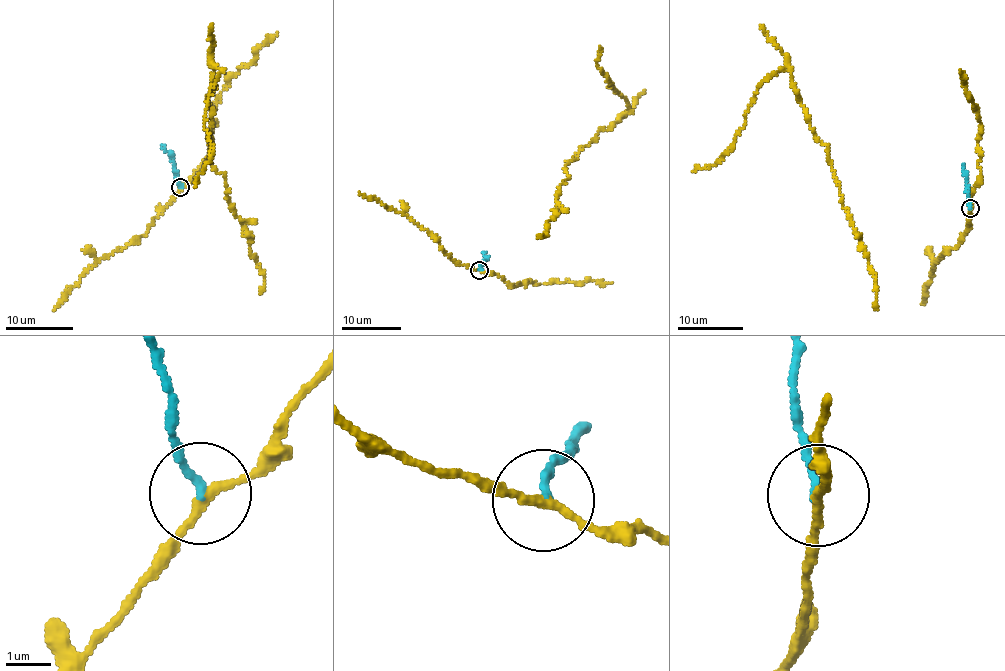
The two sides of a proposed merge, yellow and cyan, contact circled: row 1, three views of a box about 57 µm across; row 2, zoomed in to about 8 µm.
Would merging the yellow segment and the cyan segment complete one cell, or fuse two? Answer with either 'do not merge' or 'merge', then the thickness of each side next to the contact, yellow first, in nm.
do not merge; calibres 160 and 180 nm

